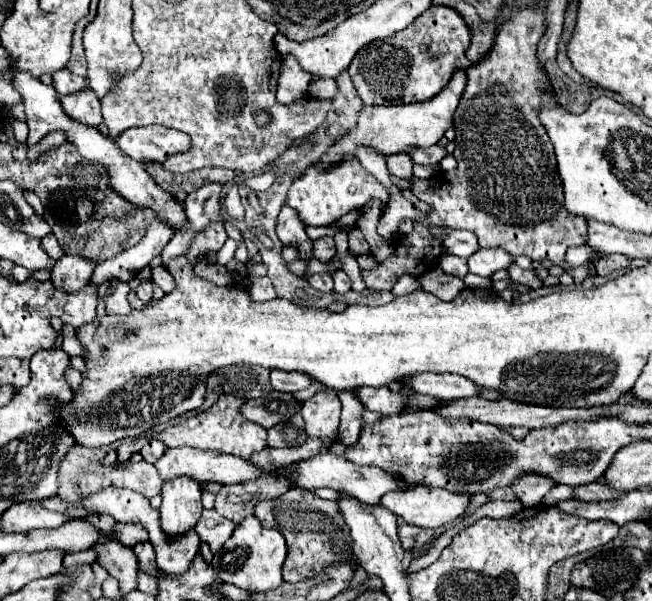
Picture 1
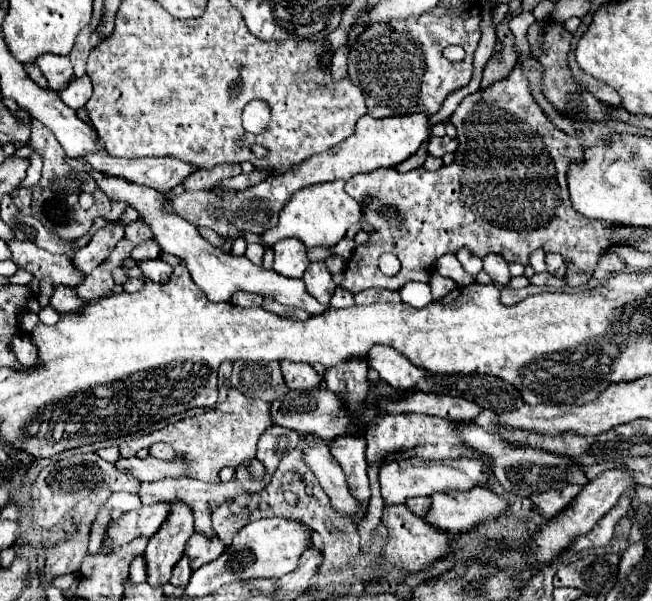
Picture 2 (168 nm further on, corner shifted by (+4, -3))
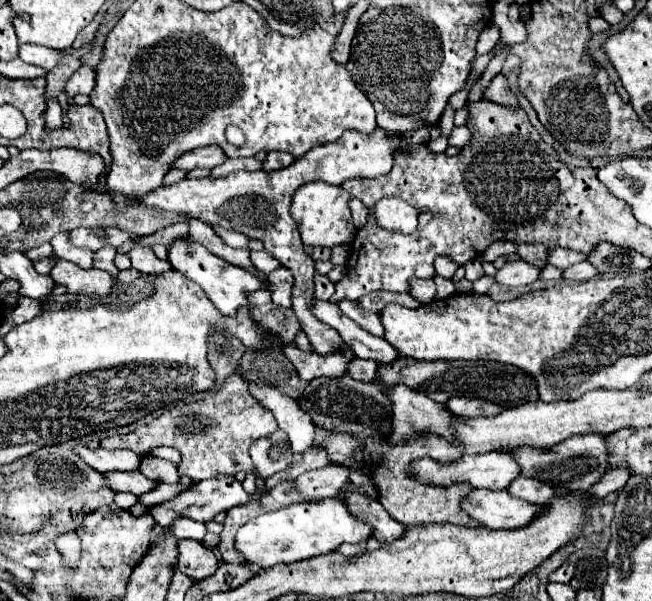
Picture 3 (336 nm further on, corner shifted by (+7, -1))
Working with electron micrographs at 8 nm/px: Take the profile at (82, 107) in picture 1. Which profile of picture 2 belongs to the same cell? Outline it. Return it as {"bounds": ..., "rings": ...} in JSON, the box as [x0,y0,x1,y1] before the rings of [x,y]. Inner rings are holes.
{"bounds":[60,75,92,109],"rings":[[[88,75],[72,79],[62,91],[60,91],[60,99],[72,107],[72,109],[80,109],[86,105],[86,101],[92,97],[92,81]]]}

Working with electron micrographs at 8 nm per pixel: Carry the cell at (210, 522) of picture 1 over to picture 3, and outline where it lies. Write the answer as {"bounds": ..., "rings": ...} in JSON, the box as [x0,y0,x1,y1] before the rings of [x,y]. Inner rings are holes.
{"bounds":[177,539,217,579],"rings":[[[181,539],[179,541],[179,563],[177,569],[181,569],[185,575],[193,579],[205,579],[215,573],[217,569],[217,557],[215,553],[205,547],[199,541],[193,539]]]}

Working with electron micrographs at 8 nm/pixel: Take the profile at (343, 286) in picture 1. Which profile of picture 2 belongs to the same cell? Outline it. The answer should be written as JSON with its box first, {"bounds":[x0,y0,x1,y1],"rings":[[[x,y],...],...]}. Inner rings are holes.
{"bounds":[330,287,354,309],"rings":[[[338,287],[338,289],[336,289],[336,293],[332,295],[332,301],[330,301],[330,305],[332,305],[334,309],[342,309],[342,307],[352,307],[352,305],[354,305],[354,295]]]}

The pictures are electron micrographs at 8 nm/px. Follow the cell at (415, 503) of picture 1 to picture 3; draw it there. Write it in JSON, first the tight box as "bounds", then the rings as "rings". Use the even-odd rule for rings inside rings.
{"bounds":[461,489,541,529],"rings":[[[475,489],[461,499],[461,509],[489,529],[517,529],[529,523],[541,507],[533,507],[523,499],[517,499],[503,491]]]}

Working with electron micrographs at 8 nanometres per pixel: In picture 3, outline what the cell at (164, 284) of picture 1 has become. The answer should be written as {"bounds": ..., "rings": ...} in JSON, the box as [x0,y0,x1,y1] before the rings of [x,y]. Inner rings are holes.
{"bounds":[127,245,171,275],"rings":[[[135,245],[127,255],[129,255],[131,263],[133,263],[133,269],[137,269],[137,271],[143,273],[143,275],[149,275],[149,273],[163,273],[163,271],[171,269],[171,263],[157,259],[155,253],[151,251],[151,247]]]}

